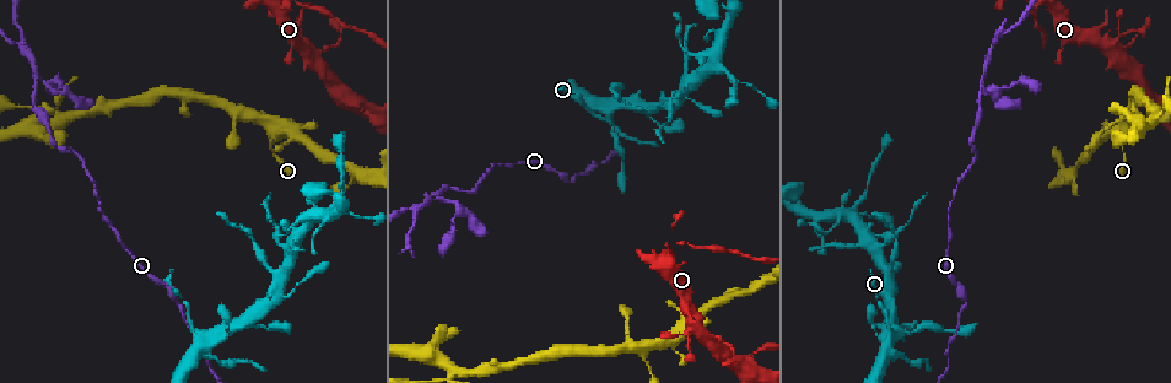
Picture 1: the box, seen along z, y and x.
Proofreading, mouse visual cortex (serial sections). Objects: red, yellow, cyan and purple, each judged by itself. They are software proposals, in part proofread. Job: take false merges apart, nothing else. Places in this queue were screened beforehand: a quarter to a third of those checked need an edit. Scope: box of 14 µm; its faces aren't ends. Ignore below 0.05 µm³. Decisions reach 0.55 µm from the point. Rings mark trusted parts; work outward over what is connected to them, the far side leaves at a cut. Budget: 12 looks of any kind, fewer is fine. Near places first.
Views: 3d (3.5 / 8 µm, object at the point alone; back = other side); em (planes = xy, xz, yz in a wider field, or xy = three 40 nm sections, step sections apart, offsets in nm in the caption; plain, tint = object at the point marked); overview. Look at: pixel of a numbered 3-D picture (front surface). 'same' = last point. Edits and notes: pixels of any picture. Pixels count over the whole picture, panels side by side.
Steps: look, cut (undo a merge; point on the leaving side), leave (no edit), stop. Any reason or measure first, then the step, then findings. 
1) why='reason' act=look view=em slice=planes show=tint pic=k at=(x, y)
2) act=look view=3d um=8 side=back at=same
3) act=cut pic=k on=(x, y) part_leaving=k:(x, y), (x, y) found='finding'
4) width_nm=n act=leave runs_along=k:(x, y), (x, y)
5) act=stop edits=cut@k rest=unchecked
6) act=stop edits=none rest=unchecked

why='sudden change in width' act=look view=3d um=8 pic=1 at=(877, 332)

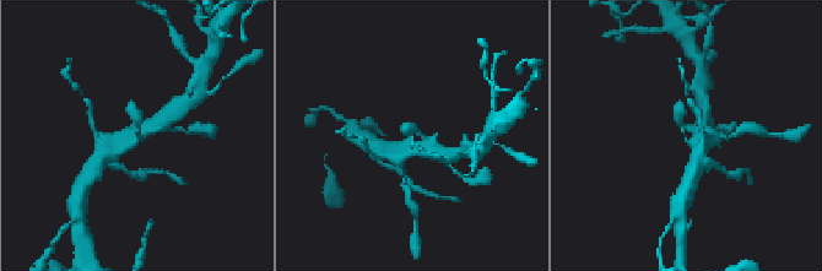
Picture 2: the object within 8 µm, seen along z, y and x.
why='closer look' act=look view=3d um=3.5 pic=2 at=(136, 135)

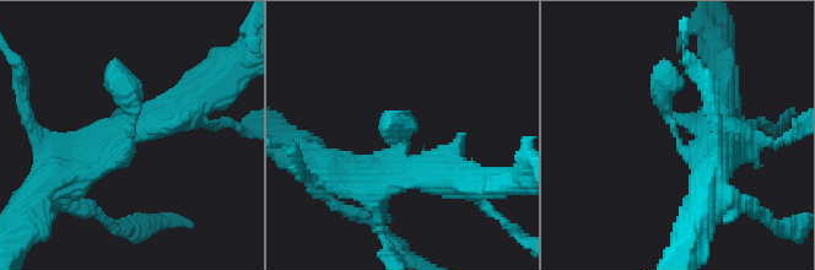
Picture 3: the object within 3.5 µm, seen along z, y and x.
act=leave runs_along=3:(718, 166), (680, 146), (664, 60) found='continuous, no second cell'

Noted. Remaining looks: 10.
why='three arms meet' act=look view=3d um=3.5 pic=1 at=(677, 105)

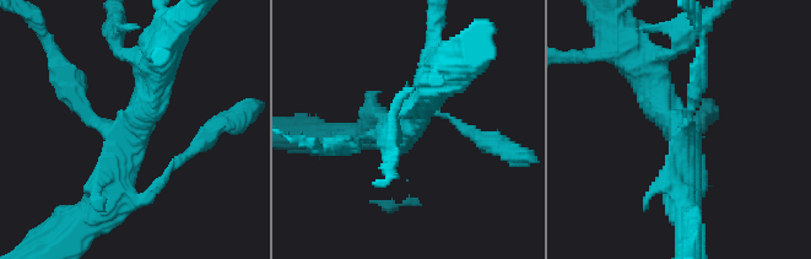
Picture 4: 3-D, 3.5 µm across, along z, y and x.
arms=3 arm_widths_nm=150,350,450 act=look view=em slice=xy step=1 show=tint pic=4 at=(402, 135)

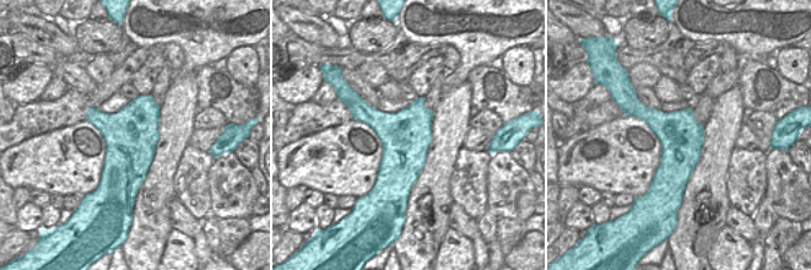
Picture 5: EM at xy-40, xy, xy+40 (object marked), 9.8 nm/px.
act=look view=em slice=planes show=tint at=same

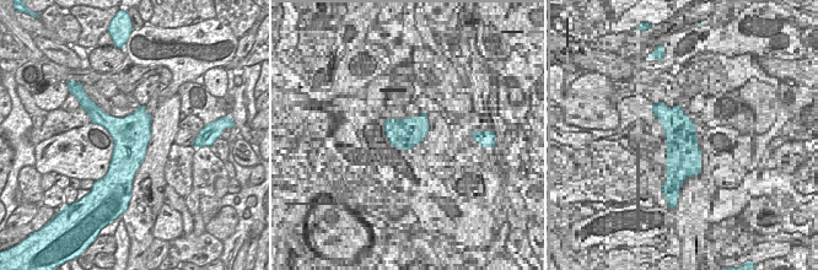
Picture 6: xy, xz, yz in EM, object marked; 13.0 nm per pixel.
width_nm=480 act=leave runs_along=4:(95, 211), (155, 71) found='all the same cell'

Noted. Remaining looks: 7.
why='four or more arms meet' act=look view=3d um=3.5 pic=1 at=(707, 64)

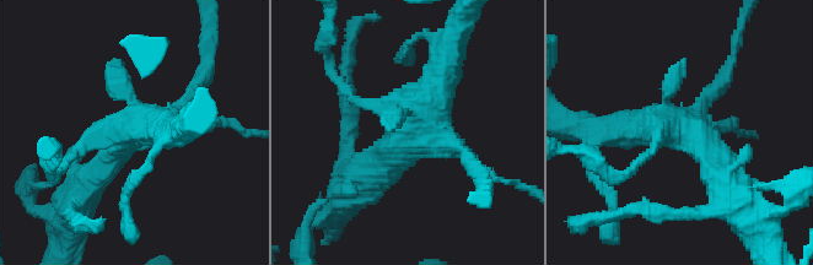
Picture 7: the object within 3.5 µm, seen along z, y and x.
act=look view=em slice=xy step=3 show=tint pic=7 at=(408, 132)

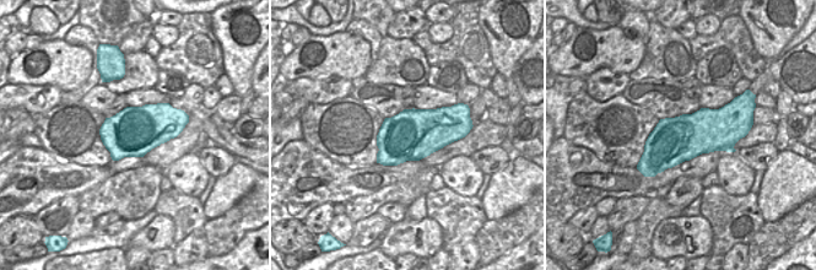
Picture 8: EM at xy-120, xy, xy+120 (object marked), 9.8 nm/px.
act=look view=em slice=xy step=5 show=tint at=same

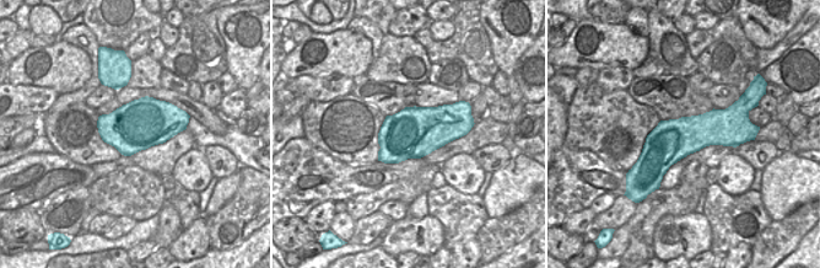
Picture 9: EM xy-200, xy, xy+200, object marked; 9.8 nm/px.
act=leave runs_along=7:(359, 178), (408, 134), (445, 68) found='one cell here'

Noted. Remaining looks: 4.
why='sharp bend' act=look view=3d um=3.5 pic=1 at=(304, 52)

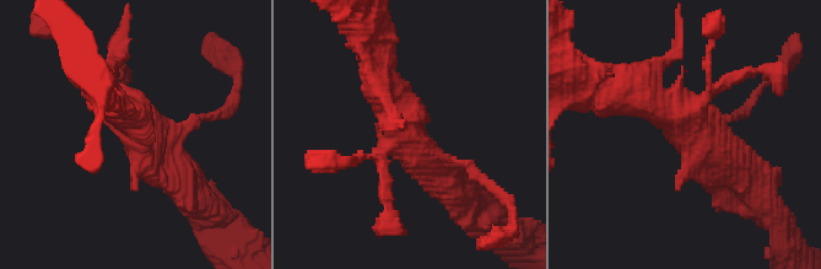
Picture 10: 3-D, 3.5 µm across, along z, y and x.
act=look view=em slice=xy step=5 show=tint pic=10 at=(414, 147)

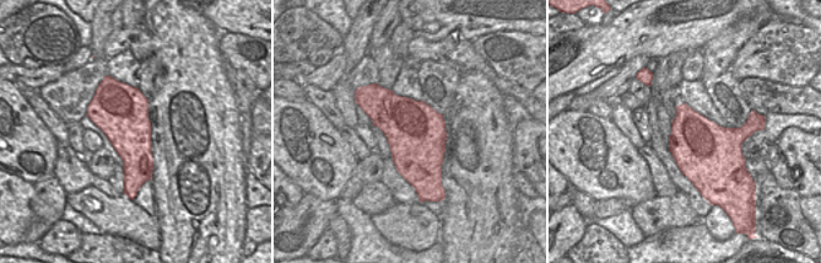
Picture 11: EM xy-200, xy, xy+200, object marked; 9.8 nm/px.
width_nm=600 act=leave runs_along=10:(619, 98), (679, 109), (735, 170) found='all the same cell'

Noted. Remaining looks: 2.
why='three arms meet' act=look view=3d um=8 pic=1 at=(985, 78)

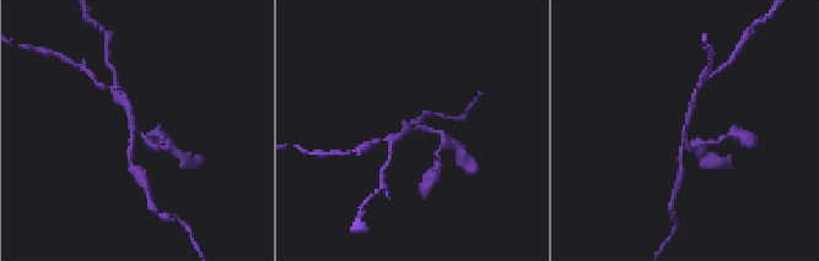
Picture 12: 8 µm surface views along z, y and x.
act=look view=3d um=3.5 pic=12 at=(410, 127)

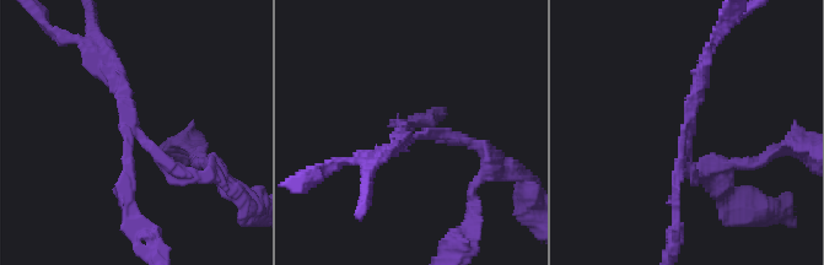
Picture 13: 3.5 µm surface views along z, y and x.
arms=3 act=cut pic=13 on=(695, 166) part_leaving=13:(136, 134), (227, 187) found='a second cell is stuck on'

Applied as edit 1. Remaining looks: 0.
act=stop edits=cut@13 rest=unchecked

